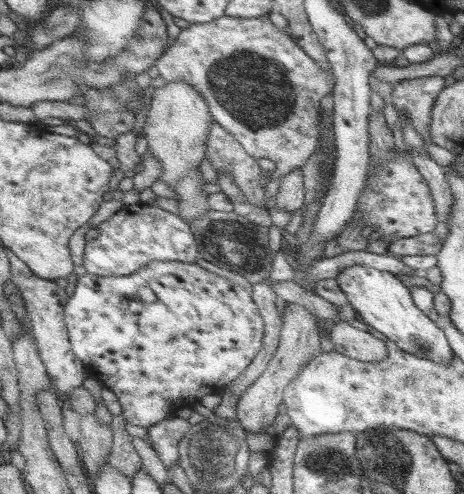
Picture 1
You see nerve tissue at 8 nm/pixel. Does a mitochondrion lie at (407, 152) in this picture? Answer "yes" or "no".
no

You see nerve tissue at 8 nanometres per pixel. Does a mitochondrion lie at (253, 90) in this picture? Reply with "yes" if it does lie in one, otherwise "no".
yes

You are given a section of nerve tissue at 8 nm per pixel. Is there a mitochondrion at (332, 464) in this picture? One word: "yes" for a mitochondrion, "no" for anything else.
yes

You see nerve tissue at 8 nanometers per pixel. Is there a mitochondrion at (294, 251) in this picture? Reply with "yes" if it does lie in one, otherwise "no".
no

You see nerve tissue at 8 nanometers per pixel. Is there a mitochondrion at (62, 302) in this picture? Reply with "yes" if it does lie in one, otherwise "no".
no

